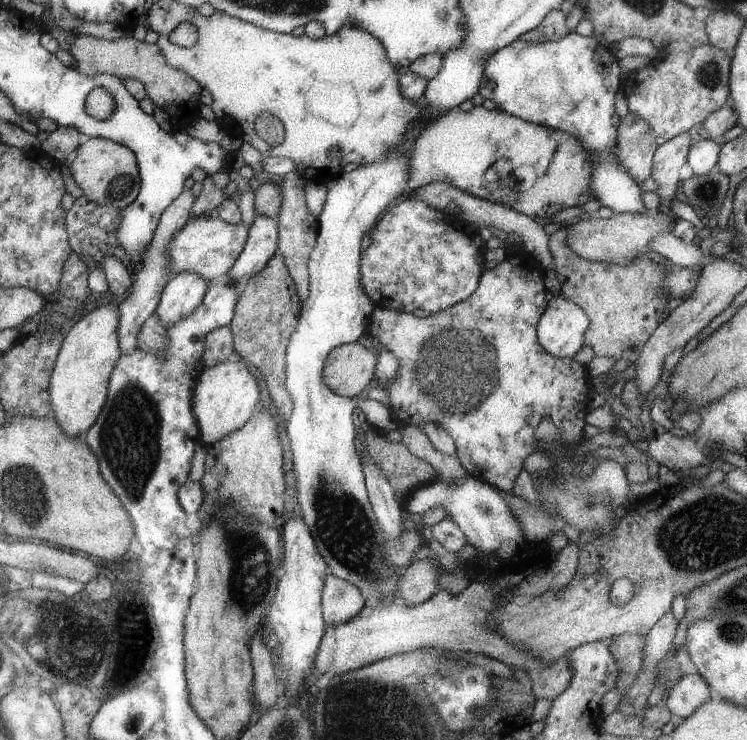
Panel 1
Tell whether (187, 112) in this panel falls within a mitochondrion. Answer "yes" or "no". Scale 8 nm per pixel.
no

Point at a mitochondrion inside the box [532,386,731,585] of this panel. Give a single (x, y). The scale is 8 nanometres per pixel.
(595, 496)

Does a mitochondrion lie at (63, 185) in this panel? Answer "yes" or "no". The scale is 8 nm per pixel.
no

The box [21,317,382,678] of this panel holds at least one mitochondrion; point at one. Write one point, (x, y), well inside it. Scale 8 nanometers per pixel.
(129, 436)

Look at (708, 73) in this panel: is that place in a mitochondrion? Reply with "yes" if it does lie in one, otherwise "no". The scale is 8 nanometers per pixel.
yes

